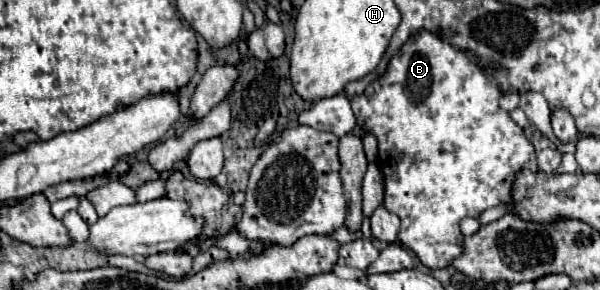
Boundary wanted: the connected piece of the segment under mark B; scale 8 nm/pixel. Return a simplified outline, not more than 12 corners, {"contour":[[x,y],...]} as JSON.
{"contour":[[421,29],[351,99],[429,269],[539,171],[499,87]]}

